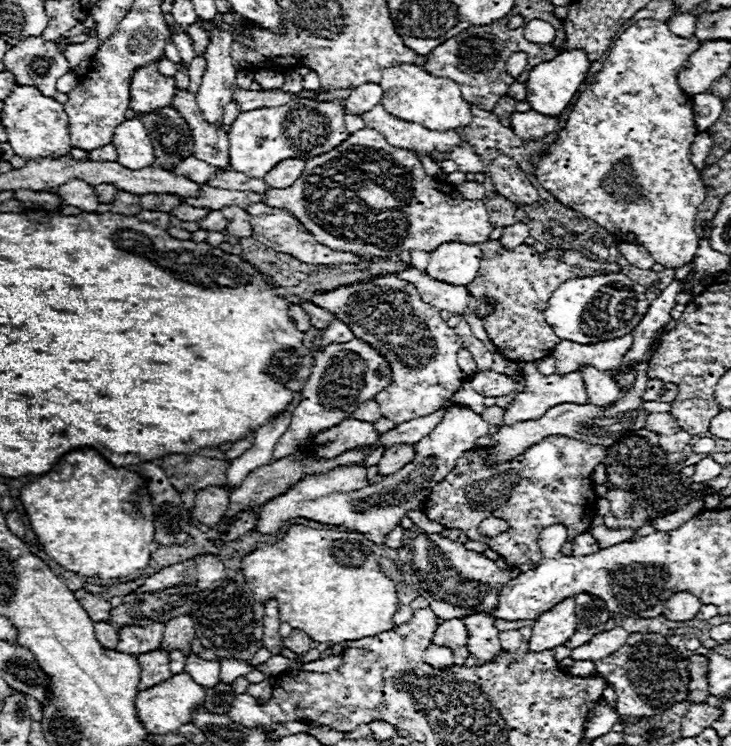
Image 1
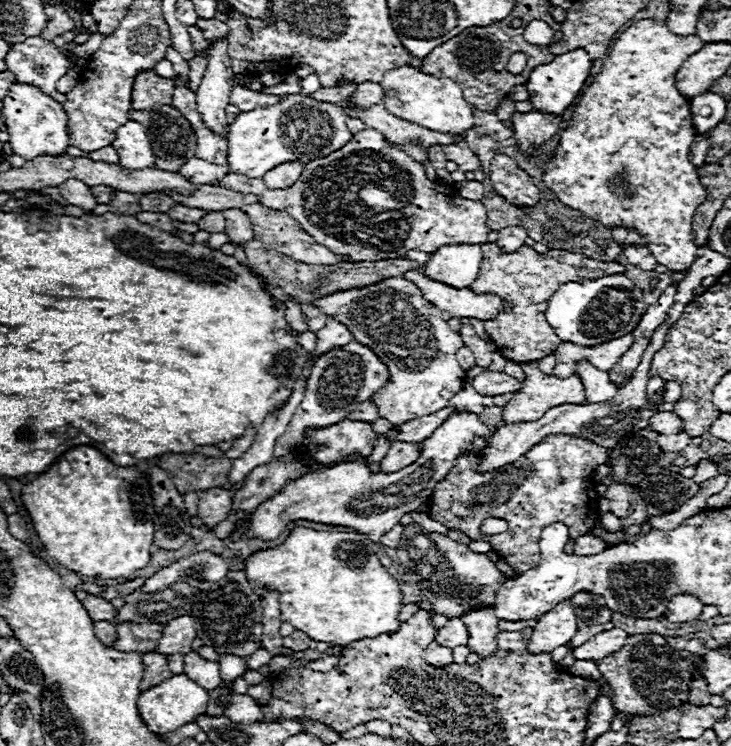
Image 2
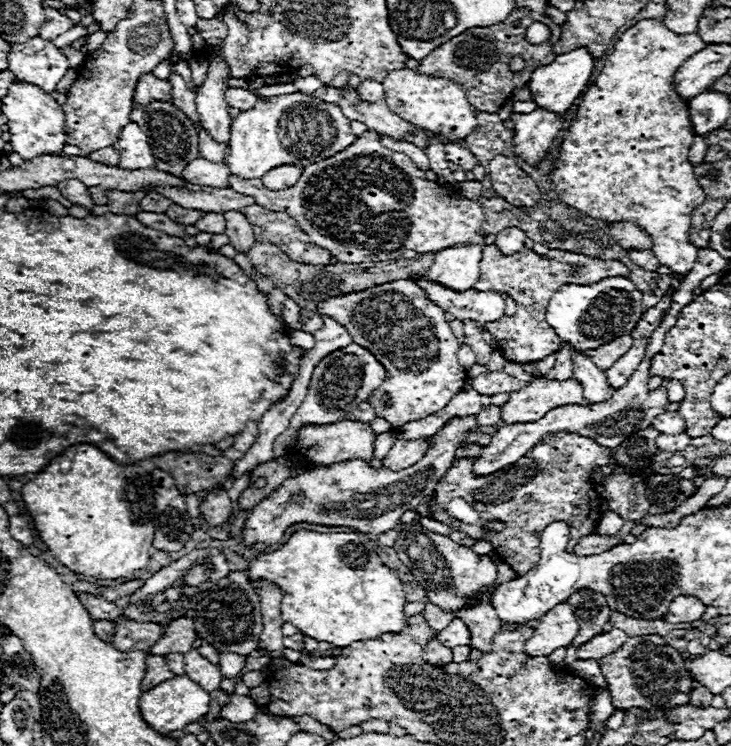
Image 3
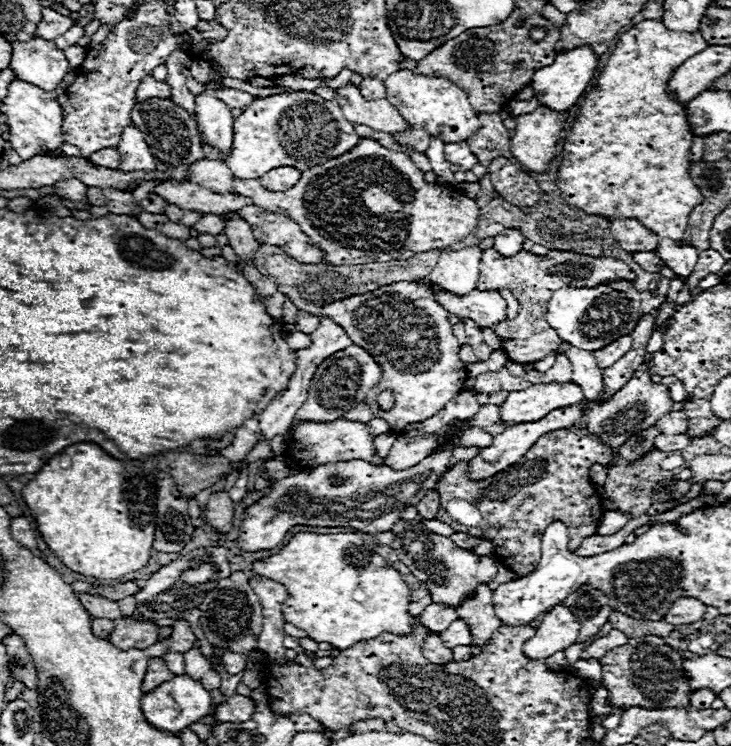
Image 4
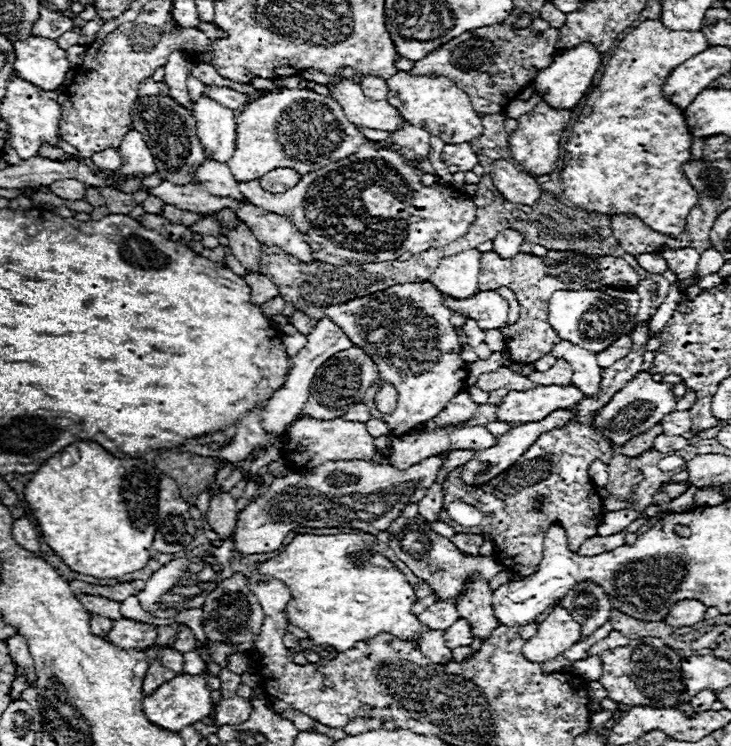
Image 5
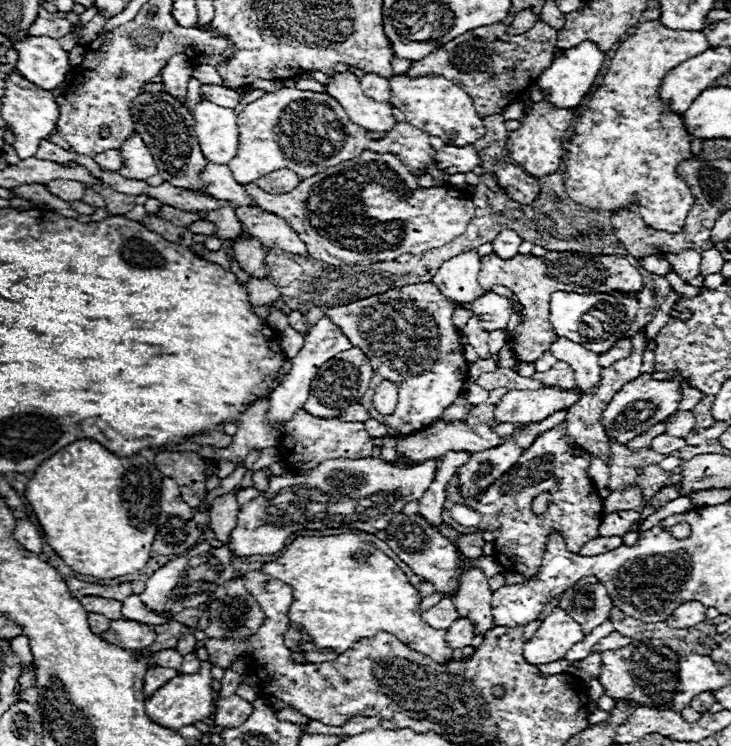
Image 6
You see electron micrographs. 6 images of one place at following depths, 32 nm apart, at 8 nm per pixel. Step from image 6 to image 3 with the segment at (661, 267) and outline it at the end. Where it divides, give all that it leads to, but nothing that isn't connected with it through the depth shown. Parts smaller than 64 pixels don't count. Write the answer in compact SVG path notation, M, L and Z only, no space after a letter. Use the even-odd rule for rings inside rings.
M630 250L628 256L634 264L638 264L640 268L644 268L648 272L656 272L658 266L660 266L660 262L658 262L658 258L654 256L652 250Z

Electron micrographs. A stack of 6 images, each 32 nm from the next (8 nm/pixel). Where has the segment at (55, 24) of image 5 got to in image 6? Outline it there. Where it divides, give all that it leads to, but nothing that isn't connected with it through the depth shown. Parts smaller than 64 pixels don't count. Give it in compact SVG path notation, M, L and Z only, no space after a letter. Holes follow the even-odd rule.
M41 7L38 18L34 20L28 30L28 36L50 36L50 38L60 40L70 30L72 30L72 22L68 22L66 18L60 18L58 14L50 14L50 12Z

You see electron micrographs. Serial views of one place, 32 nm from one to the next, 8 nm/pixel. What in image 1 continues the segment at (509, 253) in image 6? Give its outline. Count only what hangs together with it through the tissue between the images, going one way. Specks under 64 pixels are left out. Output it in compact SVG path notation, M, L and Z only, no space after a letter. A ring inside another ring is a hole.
M512 224L512 226L506 226L502 236L500 236L500 242L502 246L506 246L506 250L514 250L516 246L524 244L524 240L528 238L528 226L526 224Z

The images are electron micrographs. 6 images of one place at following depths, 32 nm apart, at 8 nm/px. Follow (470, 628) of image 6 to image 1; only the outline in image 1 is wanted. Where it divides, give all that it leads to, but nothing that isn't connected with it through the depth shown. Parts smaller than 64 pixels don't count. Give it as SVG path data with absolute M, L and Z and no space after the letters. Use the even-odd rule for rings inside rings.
M452 618L452 620L446 620L444 624L440 624L436 628L432 642L438 644L438 646L446 646L446 648L466 646L468 630L466 630L466 626L460 618Z

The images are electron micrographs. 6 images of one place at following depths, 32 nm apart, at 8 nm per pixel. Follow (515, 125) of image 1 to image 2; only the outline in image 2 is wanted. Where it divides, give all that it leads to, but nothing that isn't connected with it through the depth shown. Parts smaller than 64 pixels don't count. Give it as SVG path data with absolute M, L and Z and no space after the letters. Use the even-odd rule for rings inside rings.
M532 110L528 114L512 114L514 134L518 141L518 148L529 157L537 157L537 150L546 144L554 134L558 134L562 118L556 114L546 114Z

